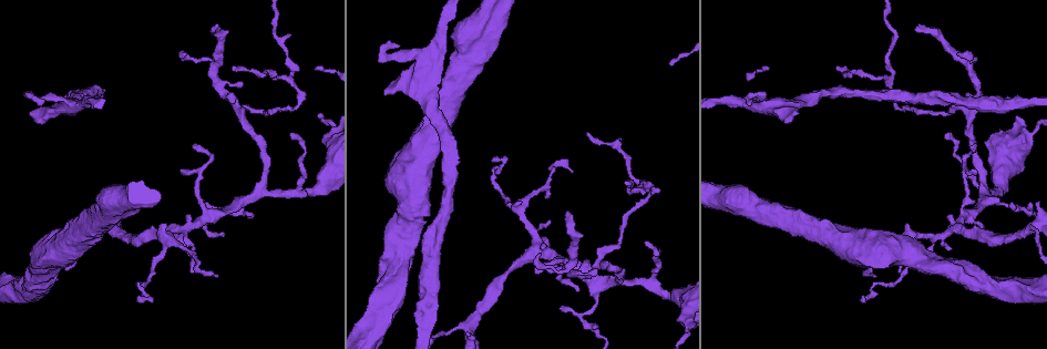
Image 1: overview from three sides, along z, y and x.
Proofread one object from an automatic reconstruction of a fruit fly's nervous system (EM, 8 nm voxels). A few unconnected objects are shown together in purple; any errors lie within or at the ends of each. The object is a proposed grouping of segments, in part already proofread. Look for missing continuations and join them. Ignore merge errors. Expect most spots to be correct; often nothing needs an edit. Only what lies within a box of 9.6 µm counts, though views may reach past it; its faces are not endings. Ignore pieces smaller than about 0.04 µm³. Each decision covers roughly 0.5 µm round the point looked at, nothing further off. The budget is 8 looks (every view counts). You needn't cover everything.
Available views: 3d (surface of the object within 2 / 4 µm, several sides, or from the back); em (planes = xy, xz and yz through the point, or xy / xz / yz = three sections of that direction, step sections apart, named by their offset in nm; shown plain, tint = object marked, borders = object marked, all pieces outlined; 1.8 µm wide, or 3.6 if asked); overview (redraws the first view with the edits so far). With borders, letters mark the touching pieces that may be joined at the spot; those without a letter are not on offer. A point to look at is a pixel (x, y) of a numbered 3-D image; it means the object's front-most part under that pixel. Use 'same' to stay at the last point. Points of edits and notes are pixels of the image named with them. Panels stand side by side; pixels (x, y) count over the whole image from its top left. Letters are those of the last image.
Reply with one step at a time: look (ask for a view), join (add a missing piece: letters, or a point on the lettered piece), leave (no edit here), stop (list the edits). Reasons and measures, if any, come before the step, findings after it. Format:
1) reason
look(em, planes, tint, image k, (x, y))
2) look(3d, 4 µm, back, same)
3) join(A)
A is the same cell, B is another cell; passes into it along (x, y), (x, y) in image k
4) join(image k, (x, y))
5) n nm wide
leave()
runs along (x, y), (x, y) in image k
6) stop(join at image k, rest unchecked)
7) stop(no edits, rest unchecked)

an open end
look(em, planes, borders, image 1, (838, 69))

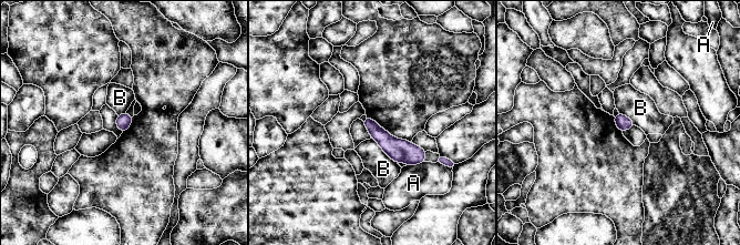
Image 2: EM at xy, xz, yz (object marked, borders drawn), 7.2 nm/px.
leave()
A and B are other cells; border along (371, 138), (397, 163) in image 2; none of them fits

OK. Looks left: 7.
free end
look(3d, 2 µm, image 1, (229, 93))

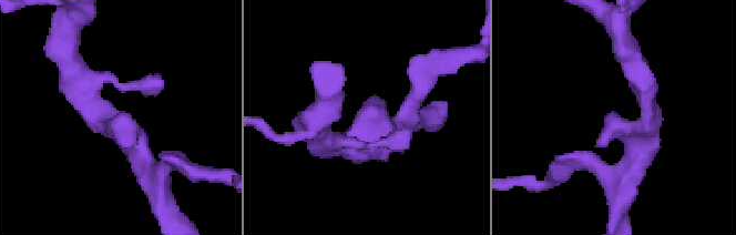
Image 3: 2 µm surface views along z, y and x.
look(em, xy, step 8, tint, image 3, (606, 113))

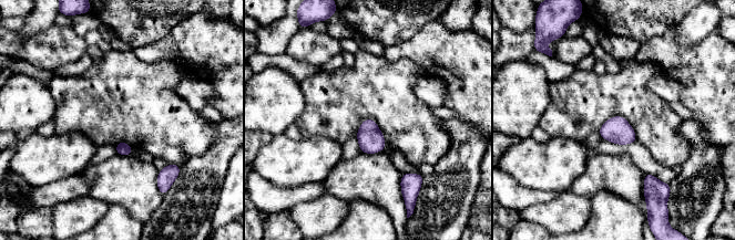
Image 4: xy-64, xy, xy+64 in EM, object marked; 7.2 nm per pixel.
another direction
look(em, planes, borders, same)

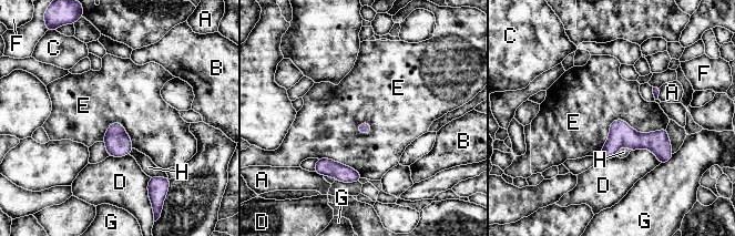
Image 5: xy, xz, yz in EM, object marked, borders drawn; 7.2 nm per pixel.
leave()
A, B, C, D, E, F, G and H are other cells; border along (666, 126), (614, 120), (599, 153) in image 5; no lettered piece goes on from it

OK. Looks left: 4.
long arm stops here
look(em, 3.6 µm, planes, tint, image 1, (493, 160))

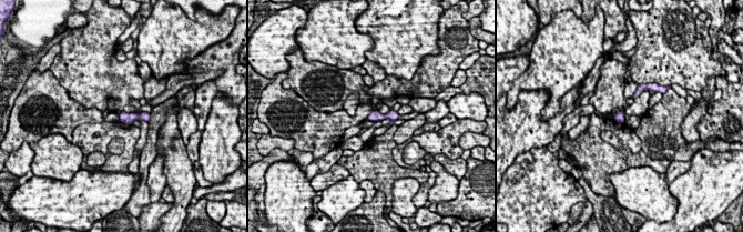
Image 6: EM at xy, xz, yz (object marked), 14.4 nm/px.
what lies round it
look(em, 3.6 µm, planes, borders, same)

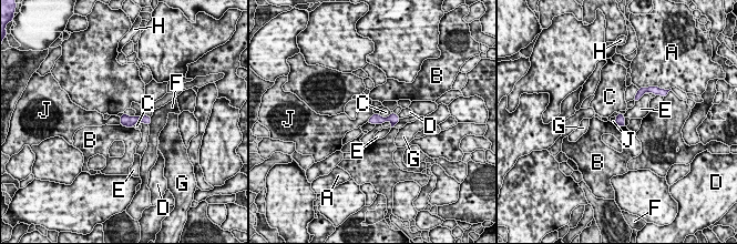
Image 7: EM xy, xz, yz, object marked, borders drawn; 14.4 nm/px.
140 nm wide
leave()
A, B, C, D, E, F, G, H and J are other cells; border along (374, 113), (367, 121) in image 7; none of them fits

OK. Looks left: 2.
branch stops here
look(3d, 2 µm, image 1, (385, 44))

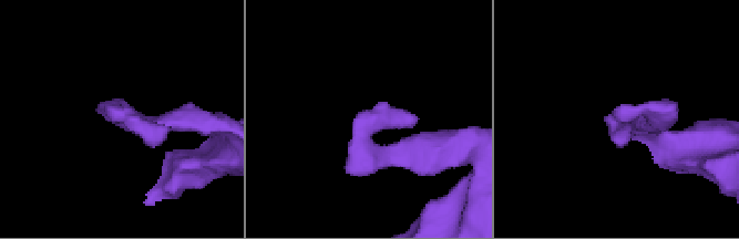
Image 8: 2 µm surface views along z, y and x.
need the tissue
look(em, planes, borders, image 8, (612, 112))

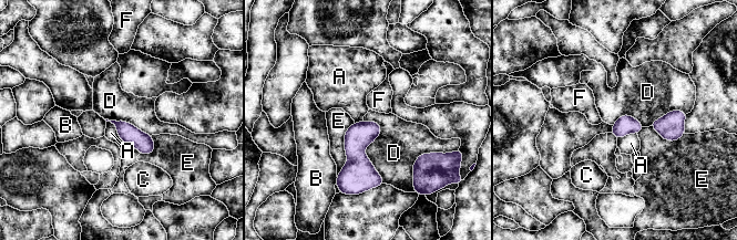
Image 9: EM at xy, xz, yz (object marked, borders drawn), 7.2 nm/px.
leave()
A, B, C, D, E and F are other cells; none of them fits

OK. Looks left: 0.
stop(no edits, rest unchecked)

